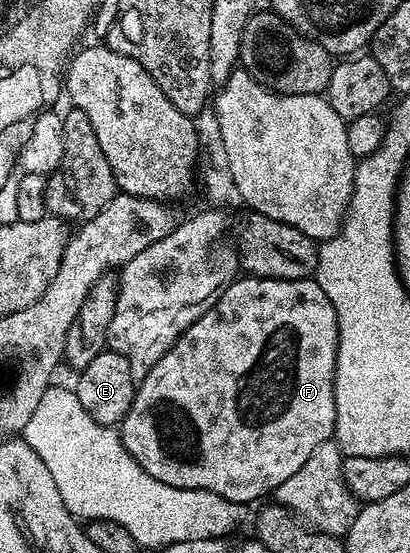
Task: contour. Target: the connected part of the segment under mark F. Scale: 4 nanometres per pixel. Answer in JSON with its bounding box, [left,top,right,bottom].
[119,276,337,506]

